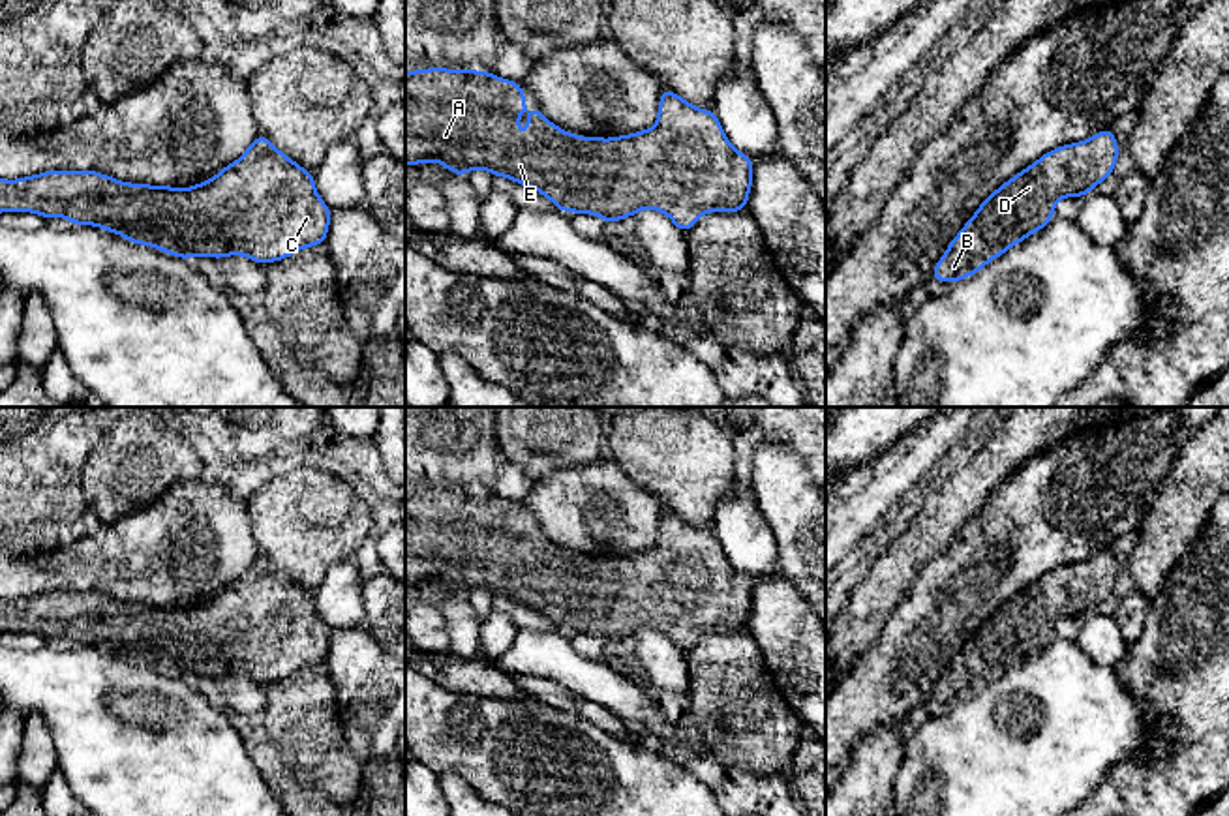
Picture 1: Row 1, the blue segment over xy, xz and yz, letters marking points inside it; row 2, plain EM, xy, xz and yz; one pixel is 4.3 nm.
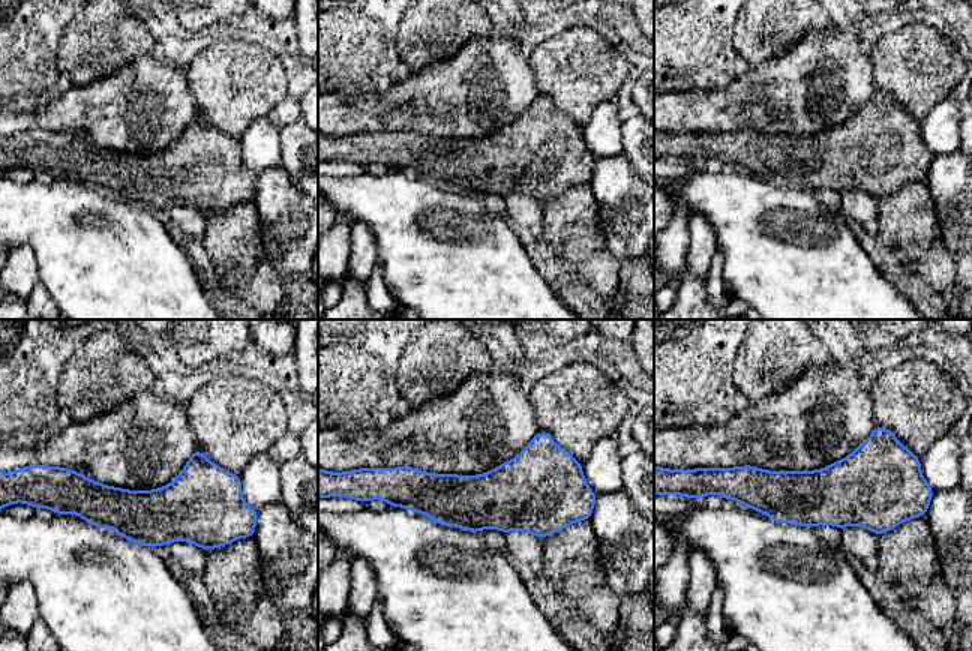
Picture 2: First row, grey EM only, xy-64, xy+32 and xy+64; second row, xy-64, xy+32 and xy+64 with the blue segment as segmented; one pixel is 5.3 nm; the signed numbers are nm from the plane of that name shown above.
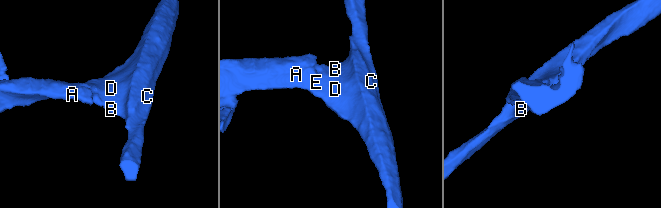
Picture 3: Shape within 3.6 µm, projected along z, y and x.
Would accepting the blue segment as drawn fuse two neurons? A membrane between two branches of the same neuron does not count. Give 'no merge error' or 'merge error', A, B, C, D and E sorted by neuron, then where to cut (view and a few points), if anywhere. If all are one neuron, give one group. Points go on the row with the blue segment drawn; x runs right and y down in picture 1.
no merge error | A B C D E | no cut

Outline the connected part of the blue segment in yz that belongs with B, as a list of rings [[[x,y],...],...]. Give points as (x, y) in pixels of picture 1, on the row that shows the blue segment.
[[[1111,128],[1062,144],[994,189],[951,238],[931,278],[959,281],[1041,231],[1062,197],[1088,195],[1115,173],[1118,144]]]

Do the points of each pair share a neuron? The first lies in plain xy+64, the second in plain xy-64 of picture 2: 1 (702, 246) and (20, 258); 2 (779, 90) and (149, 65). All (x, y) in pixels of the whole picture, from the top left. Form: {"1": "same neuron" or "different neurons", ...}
{"1": "same neuron", "2": "same neuron"}

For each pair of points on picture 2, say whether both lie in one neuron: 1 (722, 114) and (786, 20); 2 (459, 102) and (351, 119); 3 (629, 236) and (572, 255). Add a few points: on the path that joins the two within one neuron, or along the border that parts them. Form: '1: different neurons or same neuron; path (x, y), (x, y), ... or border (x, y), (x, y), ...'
1: different neurons; border (788, 51), (749, 68)
2: same neuron; path (432, 102), (378, 111)
3: different neurons; border (597, 209), (605, 246), (618, 261)

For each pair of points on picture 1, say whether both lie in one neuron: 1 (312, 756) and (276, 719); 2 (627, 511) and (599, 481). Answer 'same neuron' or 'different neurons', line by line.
1: same neuron
2: same neuron

